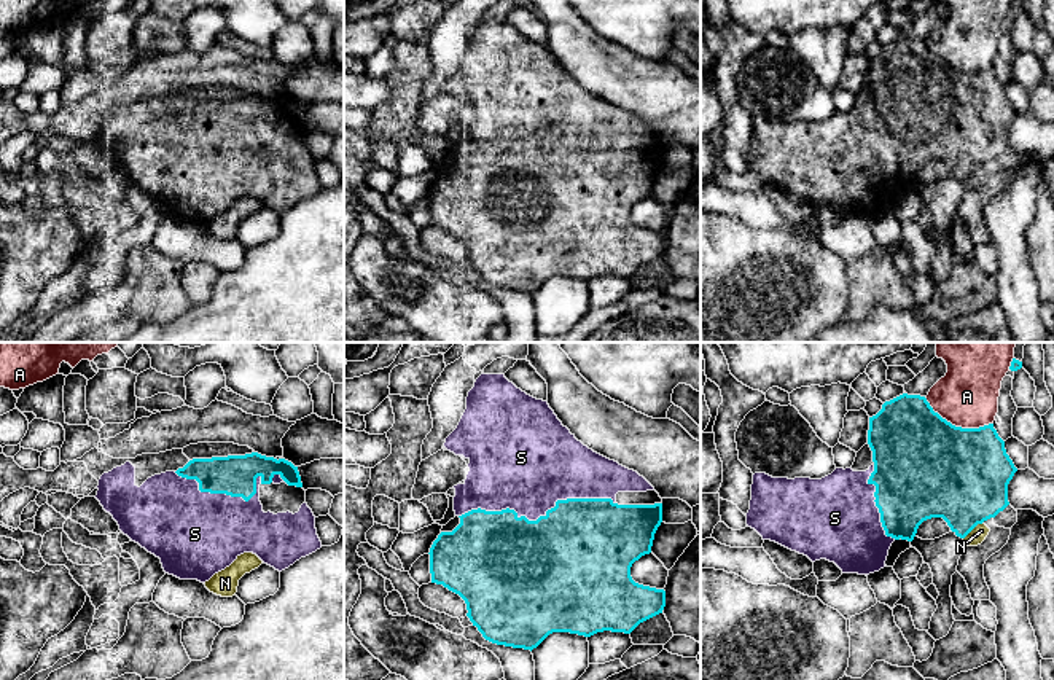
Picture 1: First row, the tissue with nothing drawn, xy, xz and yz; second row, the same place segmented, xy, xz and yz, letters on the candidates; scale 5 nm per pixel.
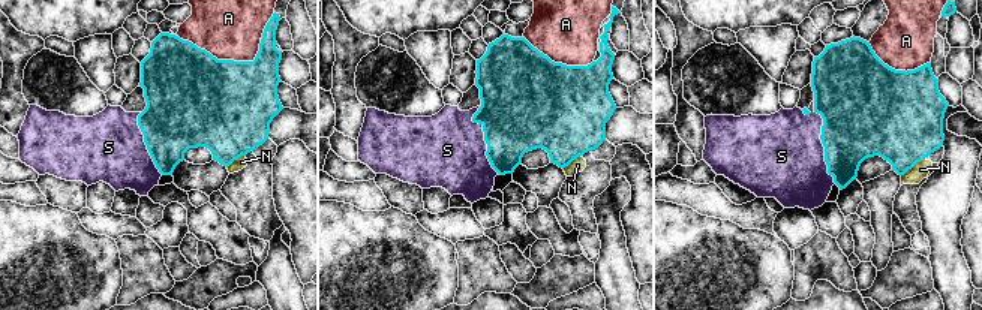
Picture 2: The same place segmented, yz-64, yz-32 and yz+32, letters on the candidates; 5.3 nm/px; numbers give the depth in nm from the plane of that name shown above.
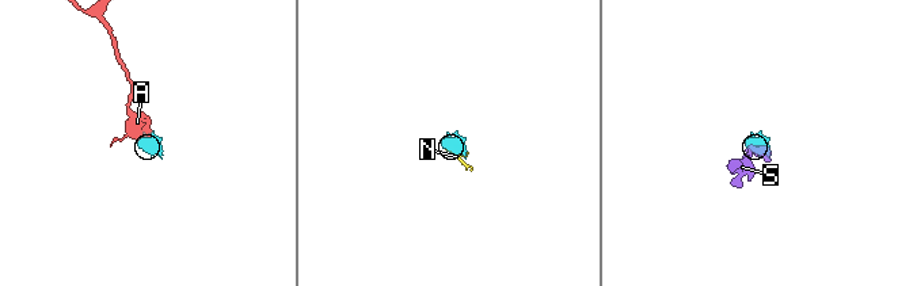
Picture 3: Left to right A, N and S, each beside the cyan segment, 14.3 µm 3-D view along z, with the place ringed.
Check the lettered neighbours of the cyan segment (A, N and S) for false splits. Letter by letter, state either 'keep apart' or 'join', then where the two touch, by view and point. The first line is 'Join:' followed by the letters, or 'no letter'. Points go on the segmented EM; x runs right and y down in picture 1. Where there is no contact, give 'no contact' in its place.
Join: S
A: keep apart | yz (957, 427)
N: keep apart | yz (973, 527)
S: join | xz (538, 518)

